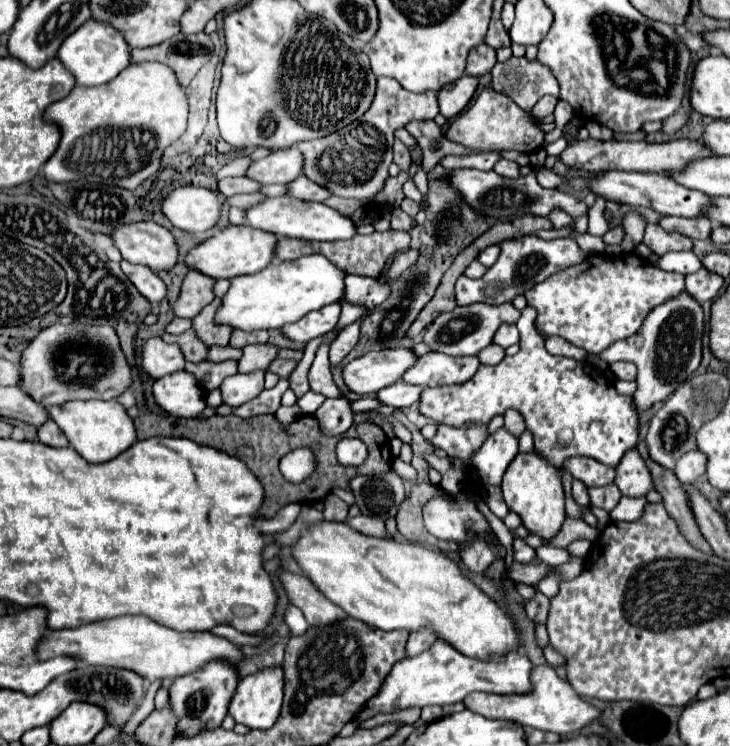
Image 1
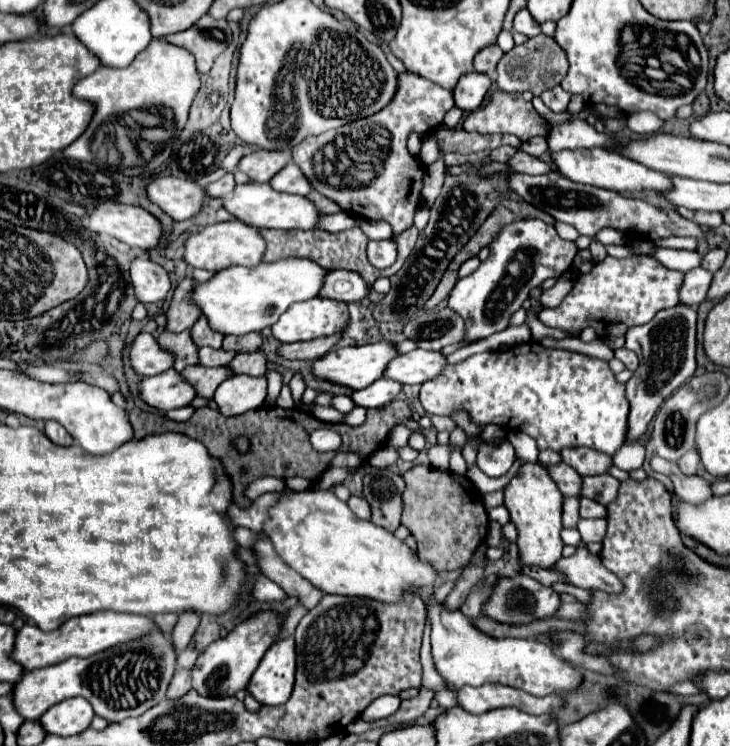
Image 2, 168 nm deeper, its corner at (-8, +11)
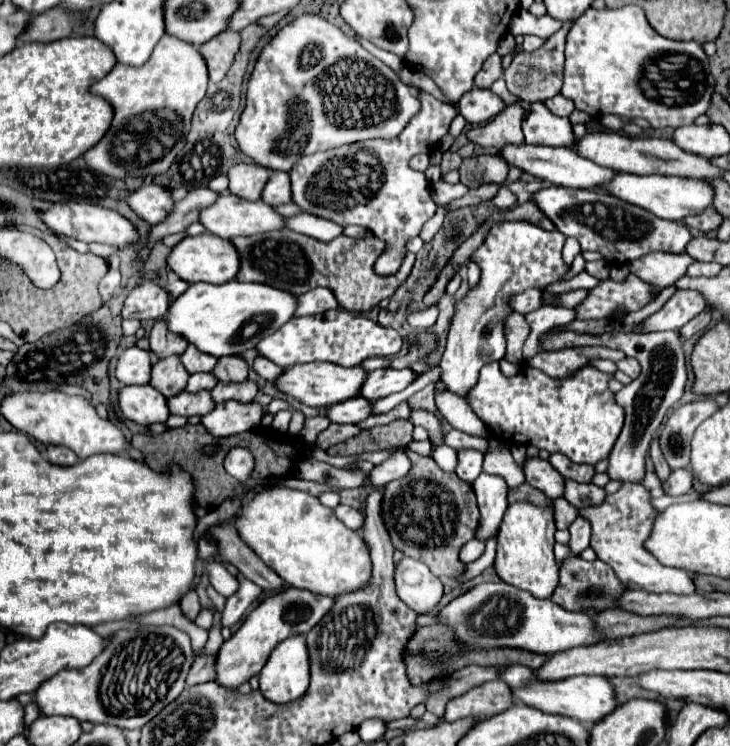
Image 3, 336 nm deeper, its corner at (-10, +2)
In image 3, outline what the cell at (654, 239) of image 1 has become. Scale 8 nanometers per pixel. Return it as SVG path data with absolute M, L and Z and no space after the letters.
M550 186L538 190L534 194L534 202L564 236L576 238L582 250L602 254L608 264L626 264L650 252L682 254L686 250L686 244L692 240L690 228L686 224L662 220L634 204L622 202L600 190L572 190Z

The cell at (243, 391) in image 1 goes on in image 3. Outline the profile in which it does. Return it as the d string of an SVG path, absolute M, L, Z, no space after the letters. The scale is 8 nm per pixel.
M222 402L210 414L202 416L200 422L208 434L214 438L224 438L258 428L262 414L264 412L258 404L238 406L238 402Z

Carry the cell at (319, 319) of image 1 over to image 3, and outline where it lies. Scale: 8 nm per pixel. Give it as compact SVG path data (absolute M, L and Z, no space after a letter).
M342 308L326 310L322 314L304 318L290 318L284 326L280 326L280 330L276 330L274 334L266 336L256 344L256 352L280 368L290 368L294 364L306 364L318 360L352 368L366 358L396 356L400 348L402 348L402 336L394 328L384 328L362 314L346 312Z

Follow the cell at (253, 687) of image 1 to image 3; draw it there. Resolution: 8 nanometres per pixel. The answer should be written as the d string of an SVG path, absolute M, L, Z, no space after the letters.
M292 636L278 642L266 666L260 672L262 694L276 702L286 704L298 700L310 684L310 656L304 636Z

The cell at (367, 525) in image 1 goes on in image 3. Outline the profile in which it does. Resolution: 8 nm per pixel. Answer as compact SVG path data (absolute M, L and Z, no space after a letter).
M338 504L336 508L334 508L334 514L336 514L336 518L340 520L340 522L344 522L348 528L352 528L352 530L358 530L360 526L362 526L362 512L360 510L356 510L356 508L352 508L352 506L342 506L342 504Z

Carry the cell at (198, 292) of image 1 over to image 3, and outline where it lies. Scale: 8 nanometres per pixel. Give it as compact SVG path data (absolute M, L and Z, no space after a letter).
M158 320L150 332L150 350L162 360L172 354L182 354L188 346L188 342L182 342L180 338L174 338L170 330L166 330L166 322Z

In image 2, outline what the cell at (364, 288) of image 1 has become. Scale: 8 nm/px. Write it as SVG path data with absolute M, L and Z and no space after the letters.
M336 269L328 273L324 281L324 289L320 291L320 297L354 303L354 301L366 299L370 293L372 293L372 287L364 281L360 273L348 271L348 269Z

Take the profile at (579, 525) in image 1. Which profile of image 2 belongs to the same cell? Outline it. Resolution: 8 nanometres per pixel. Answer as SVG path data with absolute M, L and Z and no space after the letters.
M568 497L564 499L564 515L562 515L562 523L564 527L576 527L580 521L580 511L578 511L578 497Z

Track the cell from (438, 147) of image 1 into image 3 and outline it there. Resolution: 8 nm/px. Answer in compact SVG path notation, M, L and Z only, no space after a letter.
M438 206L438 212L436 212L436 214L422 226L422 230L420 230L420 238L422 238L424 242L430 242L430 240L436 236L436 232L440 230L442 222L444 222L444 208Z

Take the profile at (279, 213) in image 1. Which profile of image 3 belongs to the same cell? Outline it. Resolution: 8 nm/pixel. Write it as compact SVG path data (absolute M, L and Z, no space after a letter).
M234 194L220 196L212 206L200 210L198 222L218 238L254 236L284 228L284 218L266 202L246 202Z

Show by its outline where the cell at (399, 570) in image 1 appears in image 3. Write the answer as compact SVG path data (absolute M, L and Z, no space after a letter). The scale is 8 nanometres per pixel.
M268 486L242 506L234 528L244 544L288 586L326 596L340 596L362 588L370 580L372 566L366 542L358 532L346 530L346 526L334 518L334 512L308 492L288 486Z

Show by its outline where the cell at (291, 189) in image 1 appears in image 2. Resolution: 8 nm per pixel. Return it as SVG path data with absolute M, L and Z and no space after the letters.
M288 163L280 173L276 173L276 177L272 177L270 185L276 191L284 191L284 193L296 193L296 195L308 195L312 191L310 181L306 179L306 175L298 169L296 163Z

